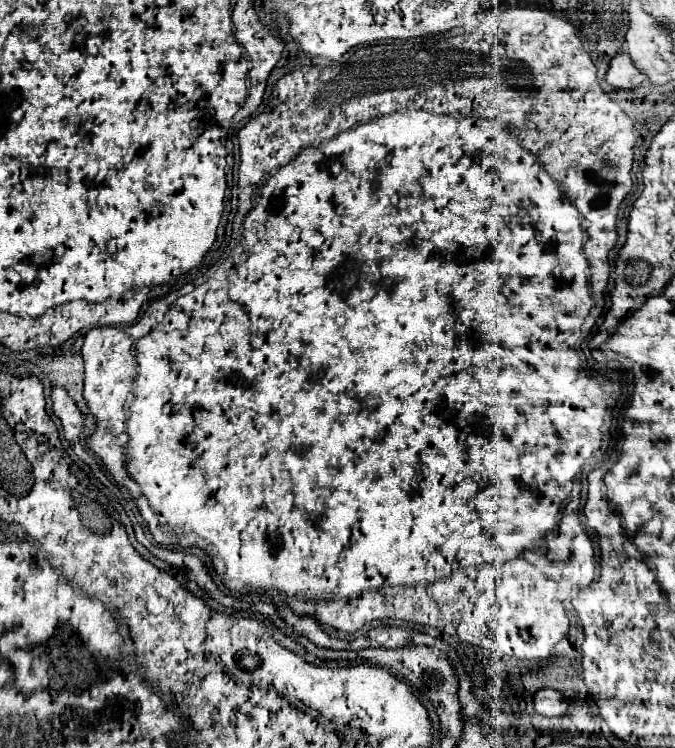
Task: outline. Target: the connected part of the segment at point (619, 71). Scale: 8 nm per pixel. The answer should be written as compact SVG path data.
M625 52L617 54L617 56L611 60L609 72L607 72L607 76L605 76L607 84L609 84L611 88L615 88L615 90L633 90L633 88L637 88L637 86L641 84L643 78L645 78L645 76L637 72L633 60L631 60Z

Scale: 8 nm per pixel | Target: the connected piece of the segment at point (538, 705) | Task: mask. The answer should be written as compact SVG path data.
M551 688L537 690L533 696L533 704L535 712L541 716L563 716L567 710L567 700L563 698L563 694Z

